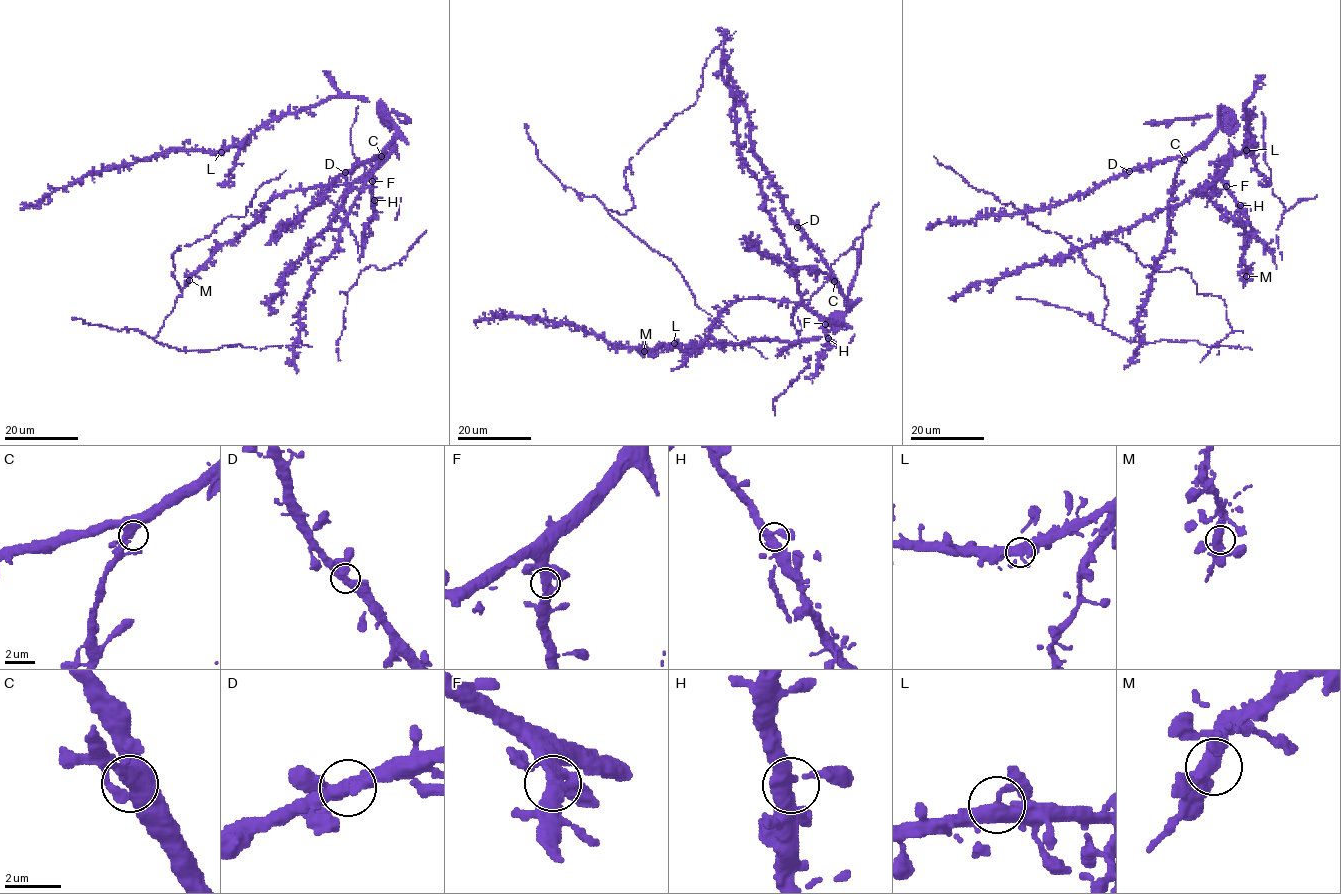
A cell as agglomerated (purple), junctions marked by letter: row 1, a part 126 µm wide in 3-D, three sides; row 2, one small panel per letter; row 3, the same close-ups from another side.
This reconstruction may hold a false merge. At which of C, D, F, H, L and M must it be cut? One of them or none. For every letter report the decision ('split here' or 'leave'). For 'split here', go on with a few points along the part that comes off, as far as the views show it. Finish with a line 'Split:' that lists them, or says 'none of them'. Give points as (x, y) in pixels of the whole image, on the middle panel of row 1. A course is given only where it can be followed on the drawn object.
C: leave
D: leave
F: leave
H: leave
L: leave
M: leave
Split: none of them

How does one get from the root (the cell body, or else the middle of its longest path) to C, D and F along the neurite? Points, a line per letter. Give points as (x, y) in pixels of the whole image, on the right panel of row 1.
C: (1066, 200), (1133, 169), (1176, 157), (1184, 159)
D: (1066, 200), (1130, 171)
F: (1066, 200), (1133, 169), (1176, 157), (1183, 161), (1169, 200), (1169, 215), (1214, 181), (1226, 186)

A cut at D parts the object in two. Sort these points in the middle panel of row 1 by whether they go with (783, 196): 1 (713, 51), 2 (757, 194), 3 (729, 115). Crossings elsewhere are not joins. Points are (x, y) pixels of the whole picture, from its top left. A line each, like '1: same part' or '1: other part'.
1: other part
2: other part
3: other part

